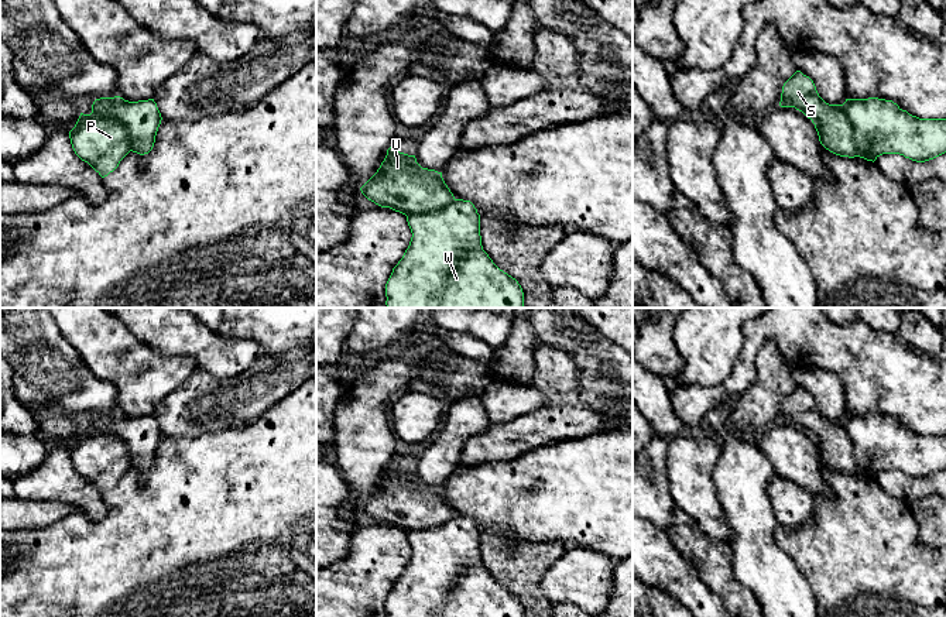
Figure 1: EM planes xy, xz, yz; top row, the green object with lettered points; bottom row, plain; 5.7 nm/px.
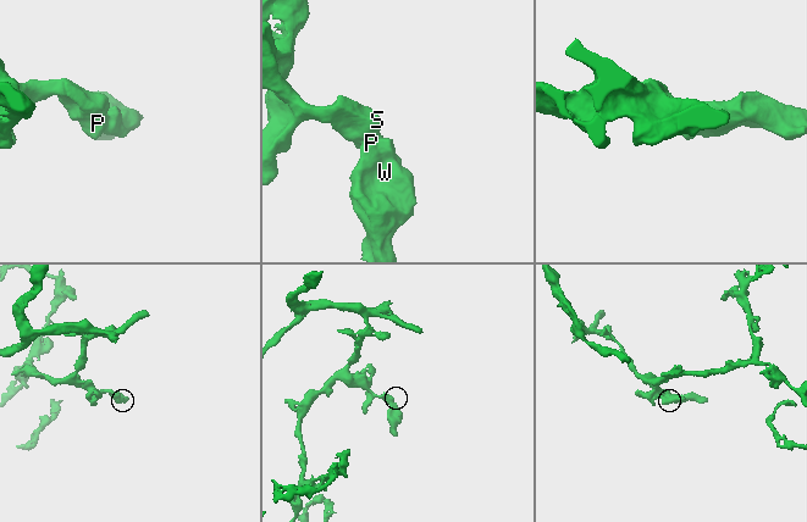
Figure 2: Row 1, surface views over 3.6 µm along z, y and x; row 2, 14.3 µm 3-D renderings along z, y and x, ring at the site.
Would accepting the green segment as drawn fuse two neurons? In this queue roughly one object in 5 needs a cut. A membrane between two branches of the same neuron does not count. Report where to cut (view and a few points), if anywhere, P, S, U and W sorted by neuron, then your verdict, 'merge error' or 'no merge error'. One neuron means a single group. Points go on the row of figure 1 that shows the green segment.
cut in xy along (91, 113), (117, 119), (126, 127), (130, 150); P S U / W; merge error

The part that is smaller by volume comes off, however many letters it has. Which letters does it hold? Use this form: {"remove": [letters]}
{"remove": ["W"]}

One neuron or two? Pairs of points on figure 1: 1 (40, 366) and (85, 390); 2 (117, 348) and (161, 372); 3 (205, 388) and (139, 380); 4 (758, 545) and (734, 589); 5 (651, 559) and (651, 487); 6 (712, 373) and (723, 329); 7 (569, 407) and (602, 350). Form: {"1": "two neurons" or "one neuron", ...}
{"1": "one neuron", "2": "one neuron", "3": "two neurons", "4": "two neurons", "5": "two neurons", "6": "one neuron", "7": "two neurons"}

